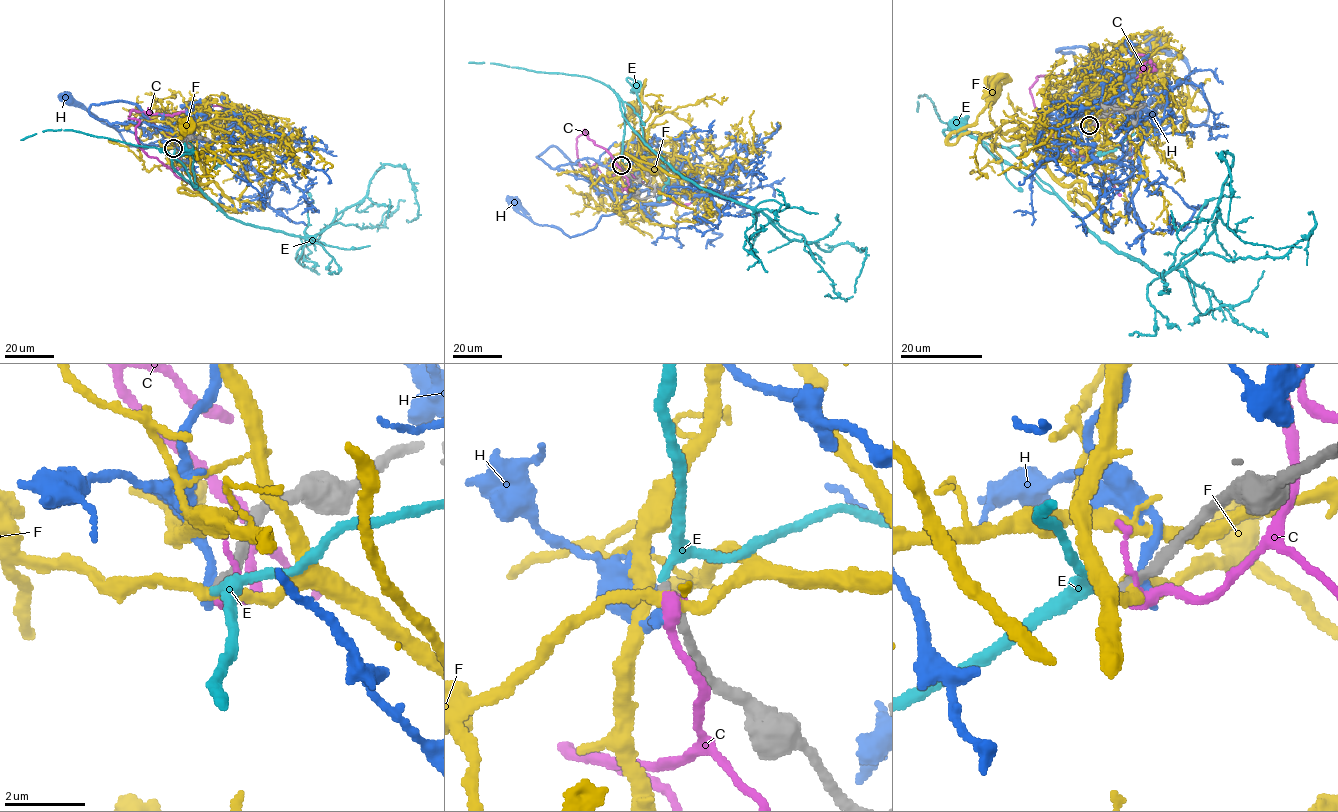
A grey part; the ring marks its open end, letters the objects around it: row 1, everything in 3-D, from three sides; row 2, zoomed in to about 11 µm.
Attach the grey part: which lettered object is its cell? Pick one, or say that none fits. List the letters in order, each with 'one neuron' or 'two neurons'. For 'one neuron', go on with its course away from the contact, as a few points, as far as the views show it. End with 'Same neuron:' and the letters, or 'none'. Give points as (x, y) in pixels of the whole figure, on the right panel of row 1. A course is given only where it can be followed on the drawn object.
C: two neurons
E: one neuron | via (1089, 126), (1038, 144), (998, 147), (980, 141), (1053, 193), (1010, 150), (967, 133), (961, 125)
F: two neurons
H: two neurons
Same neuron: E

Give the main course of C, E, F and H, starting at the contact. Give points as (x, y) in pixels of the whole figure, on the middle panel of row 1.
C: (622, 167), (622, 176), (609, 178), (583, 168), (576, 138), (588, 133), (585, 130), (643, 183)
E: (621, 165), (624, 111), (621, 100), (622, 114), (646, 144), (640, 126), (641, 106), (635, 88)
F: (622, 166), (628, 142), (649, 116), (641, 96), (645, 80), (632, 107)
H: (621, 167), (586, 158), (551, 168), (537, 157), (556, 146), (632, 206), (582, 234), (535, 224), (516, 203)

